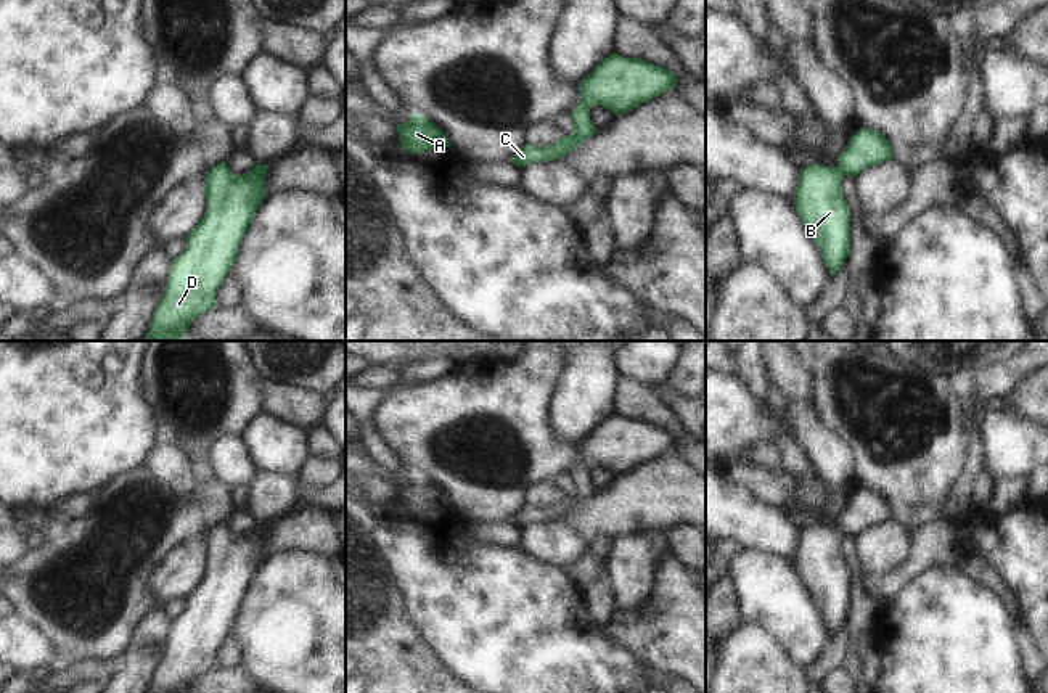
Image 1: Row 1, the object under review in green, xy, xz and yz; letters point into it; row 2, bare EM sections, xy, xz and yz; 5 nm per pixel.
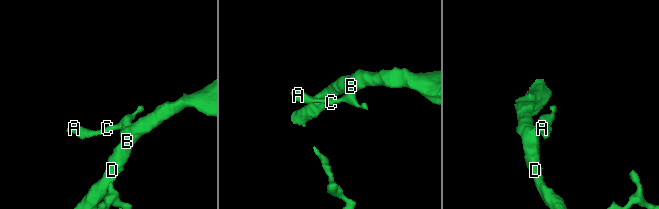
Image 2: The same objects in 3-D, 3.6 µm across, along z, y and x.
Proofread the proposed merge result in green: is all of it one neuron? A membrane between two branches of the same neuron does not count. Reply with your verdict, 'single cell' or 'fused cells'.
single cell

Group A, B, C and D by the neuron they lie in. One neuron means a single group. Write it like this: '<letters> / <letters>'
A B C D

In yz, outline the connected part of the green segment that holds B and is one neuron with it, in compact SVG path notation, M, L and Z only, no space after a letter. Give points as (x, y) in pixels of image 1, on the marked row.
M862 127L837 156L836 167L812 164L800 169L794 195L796 212L815 238L831 273L850 252L850 209L841 188L845 175L892 161L889 140L878 130Z

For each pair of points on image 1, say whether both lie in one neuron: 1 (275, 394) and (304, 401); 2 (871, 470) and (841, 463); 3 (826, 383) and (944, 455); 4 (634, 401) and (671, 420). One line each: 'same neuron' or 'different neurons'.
1: same neuron
2: different neurons
3: same neuron
4: same neuron

